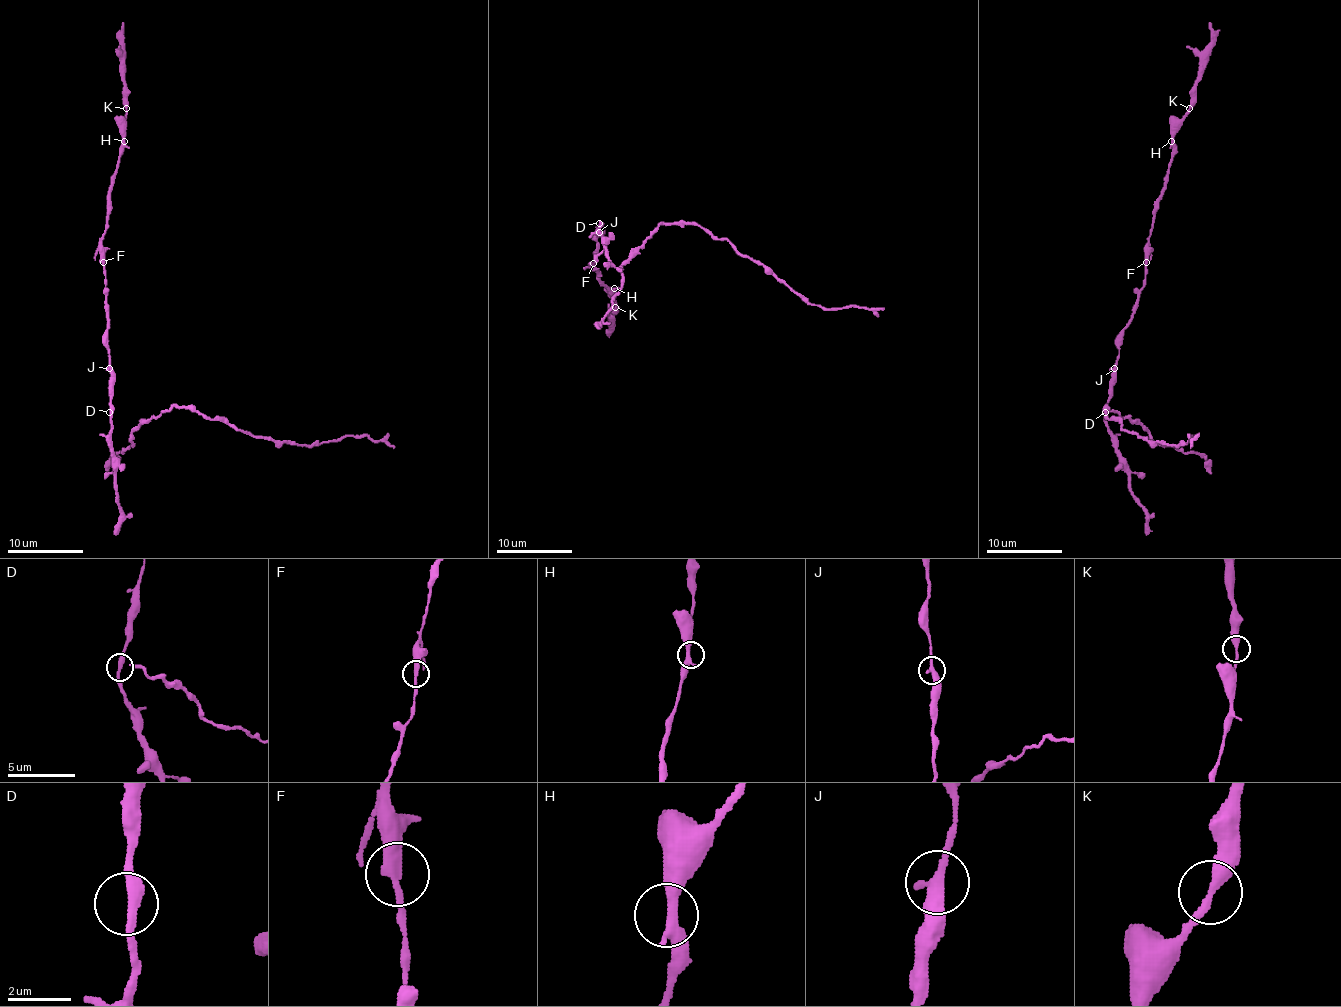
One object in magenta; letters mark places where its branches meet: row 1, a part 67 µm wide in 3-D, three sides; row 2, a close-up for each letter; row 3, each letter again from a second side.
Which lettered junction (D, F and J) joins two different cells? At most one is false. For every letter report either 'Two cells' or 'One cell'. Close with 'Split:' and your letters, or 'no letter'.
D: One cell
F: One cell
J: One cell
Split: no letter

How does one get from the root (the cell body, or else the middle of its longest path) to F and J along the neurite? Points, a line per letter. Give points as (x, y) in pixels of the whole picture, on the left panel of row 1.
F: (111, 414), (104, 261)
J: (111, 414), (109, 368)

